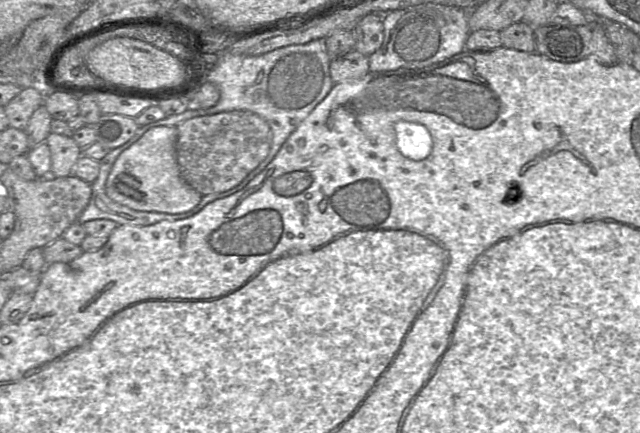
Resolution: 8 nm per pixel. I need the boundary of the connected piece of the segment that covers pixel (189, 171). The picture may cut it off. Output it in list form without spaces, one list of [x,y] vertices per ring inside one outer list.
[[[250,111],[188,119],[177,125],[176,154],[181,175],[203,196],[226,192],[241,183],[267,157],[272,139],[269,124]]]

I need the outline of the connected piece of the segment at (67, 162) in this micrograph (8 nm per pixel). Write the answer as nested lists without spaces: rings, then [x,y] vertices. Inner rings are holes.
[[[50,133],[45,143],[51,152],[51,174],[55,178],[71,175],[82,155],[82,149],[74,139],[62,134]]]

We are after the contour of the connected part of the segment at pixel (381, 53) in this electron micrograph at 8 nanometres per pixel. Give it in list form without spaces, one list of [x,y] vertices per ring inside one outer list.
[[[429,3],[383,14],[384,40],[381,47],[369,56],[369,71],[383,72],[399,68],[423,69],[463,52],[470,34],[469,11],[472,10]]]

